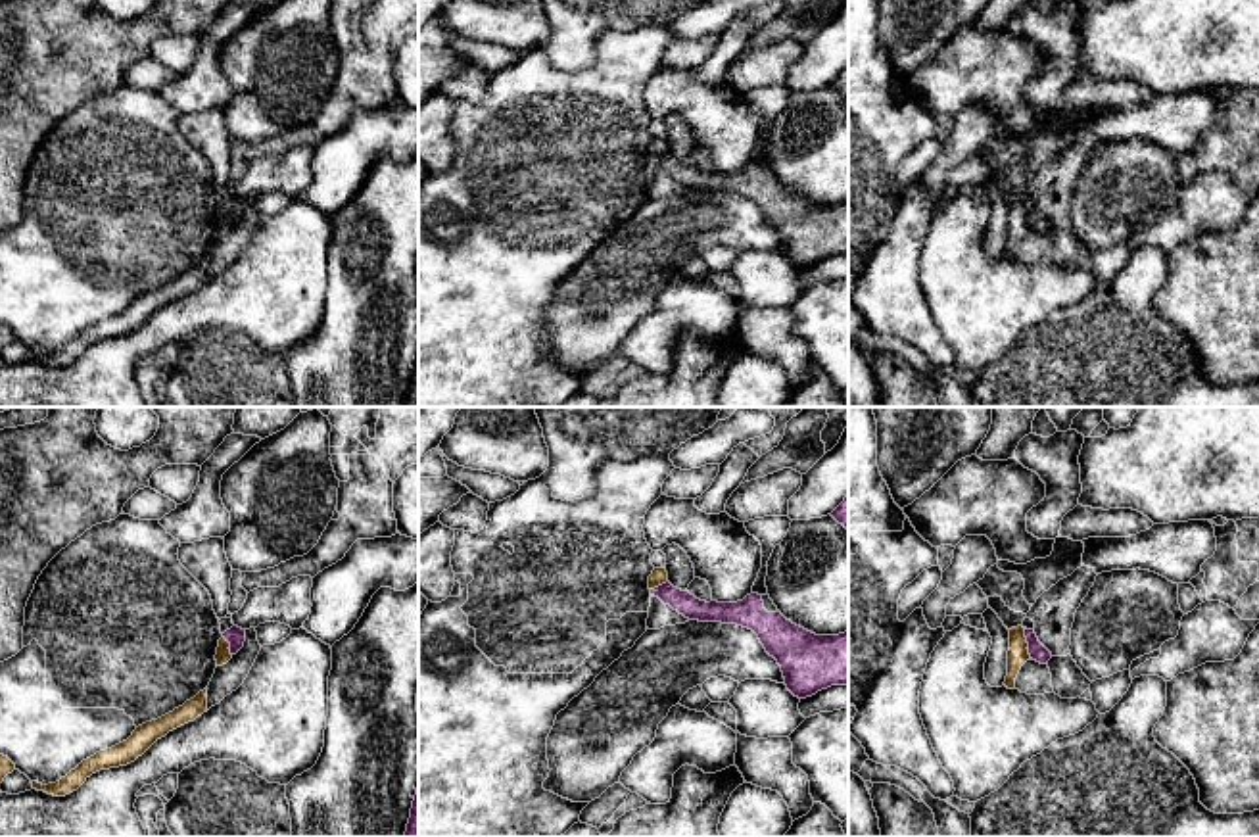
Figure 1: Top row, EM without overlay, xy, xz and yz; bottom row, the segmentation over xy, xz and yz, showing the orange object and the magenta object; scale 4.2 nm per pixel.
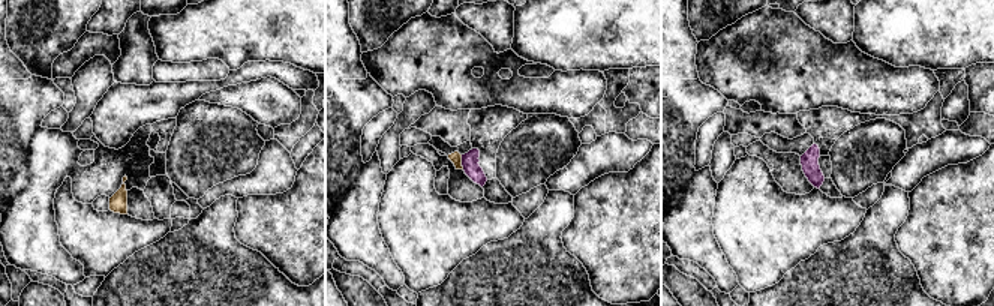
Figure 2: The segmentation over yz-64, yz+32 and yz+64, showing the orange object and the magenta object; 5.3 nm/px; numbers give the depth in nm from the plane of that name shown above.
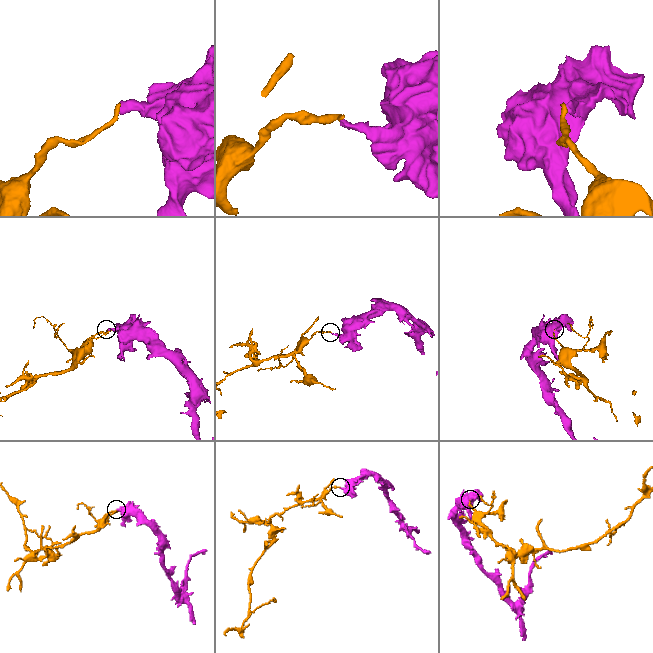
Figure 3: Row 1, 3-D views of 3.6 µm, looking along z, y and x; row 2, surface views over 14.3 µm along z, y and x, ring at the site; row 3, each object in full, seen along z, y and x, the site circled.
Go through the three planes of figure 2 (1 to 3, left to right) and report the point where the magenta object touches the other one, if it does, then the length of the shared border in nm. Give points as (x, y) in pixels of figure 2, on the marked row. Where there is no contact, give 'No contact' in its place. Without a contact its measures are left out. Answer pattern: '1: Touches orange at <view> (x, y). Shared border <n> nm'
1: No contact
2: Touches orange at yz+32 (461, 162). Shared border 80 nm
3: No contact

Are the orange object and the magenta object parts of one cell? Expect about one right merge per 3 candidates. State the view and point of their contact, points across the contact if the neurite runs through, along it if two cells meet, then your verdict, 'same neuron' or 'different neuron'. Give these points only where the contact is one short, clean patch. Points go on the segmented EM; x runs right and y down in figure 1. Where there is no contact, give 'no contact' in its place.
contact yz (1027, 644); border yz (1023, 628), (1031, 657); different neuron

